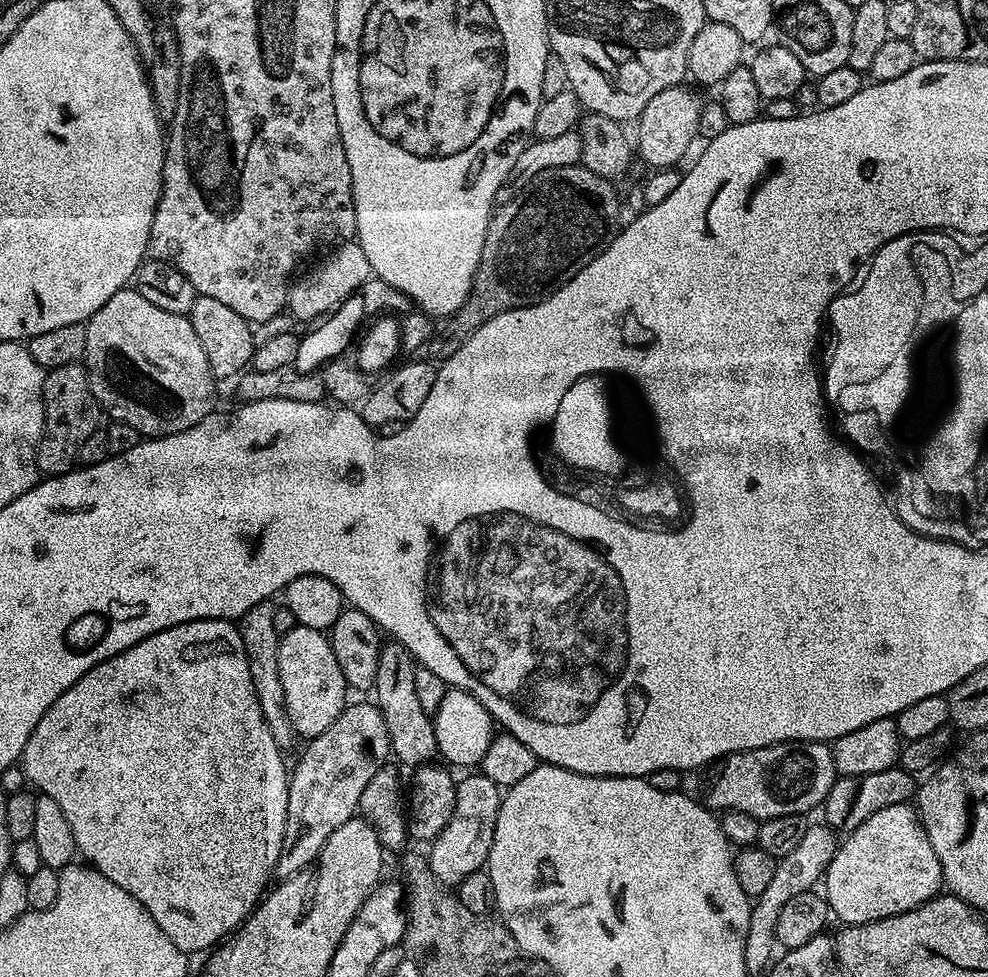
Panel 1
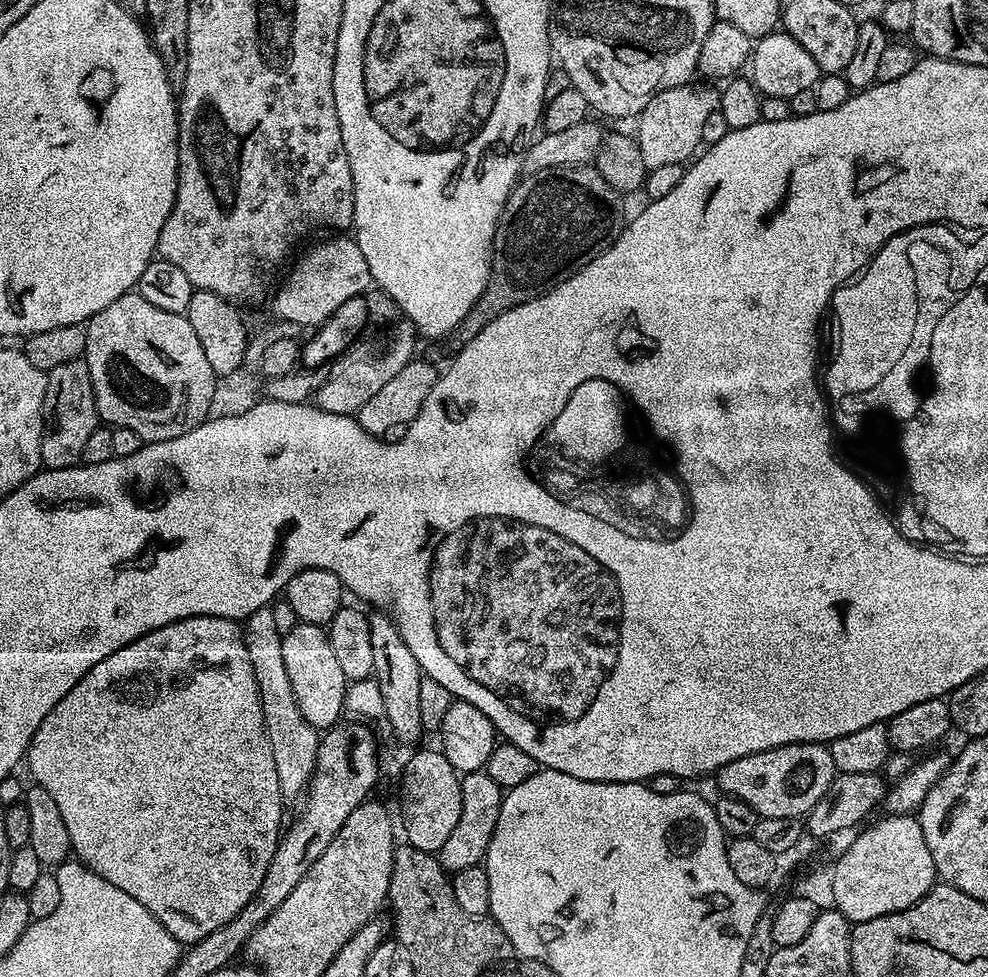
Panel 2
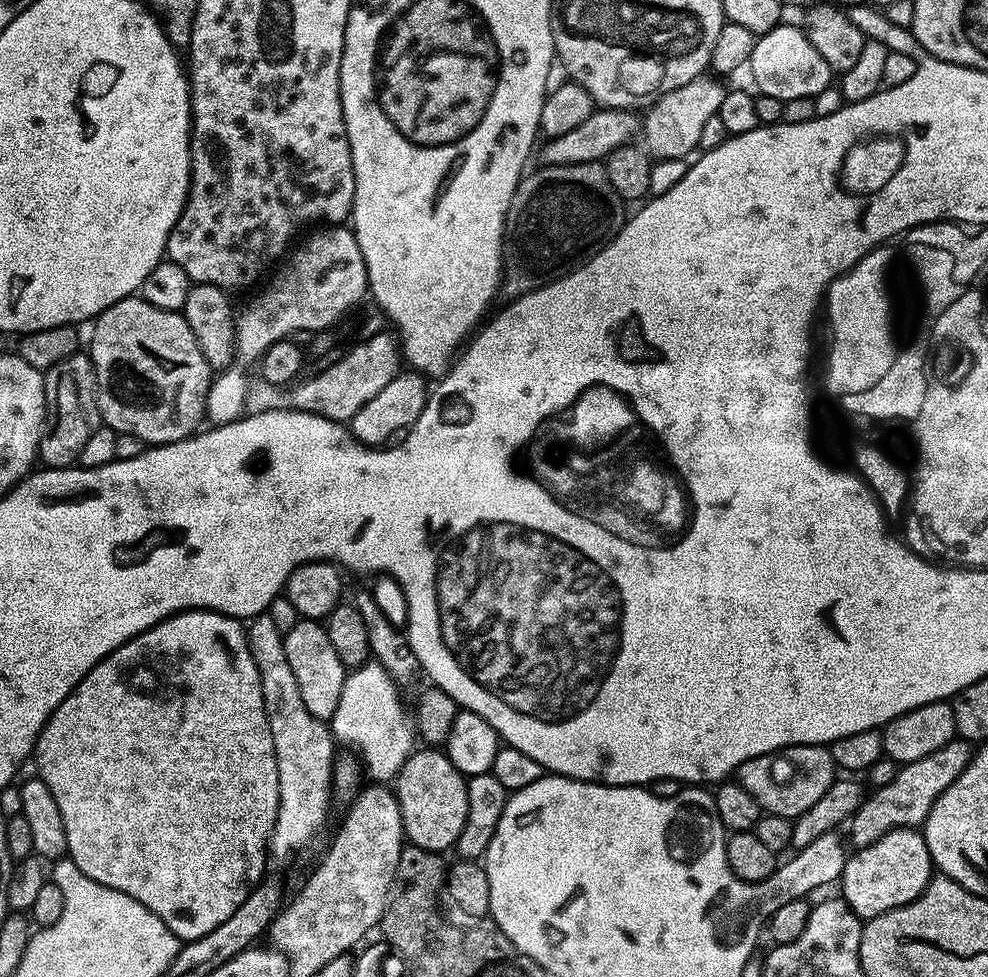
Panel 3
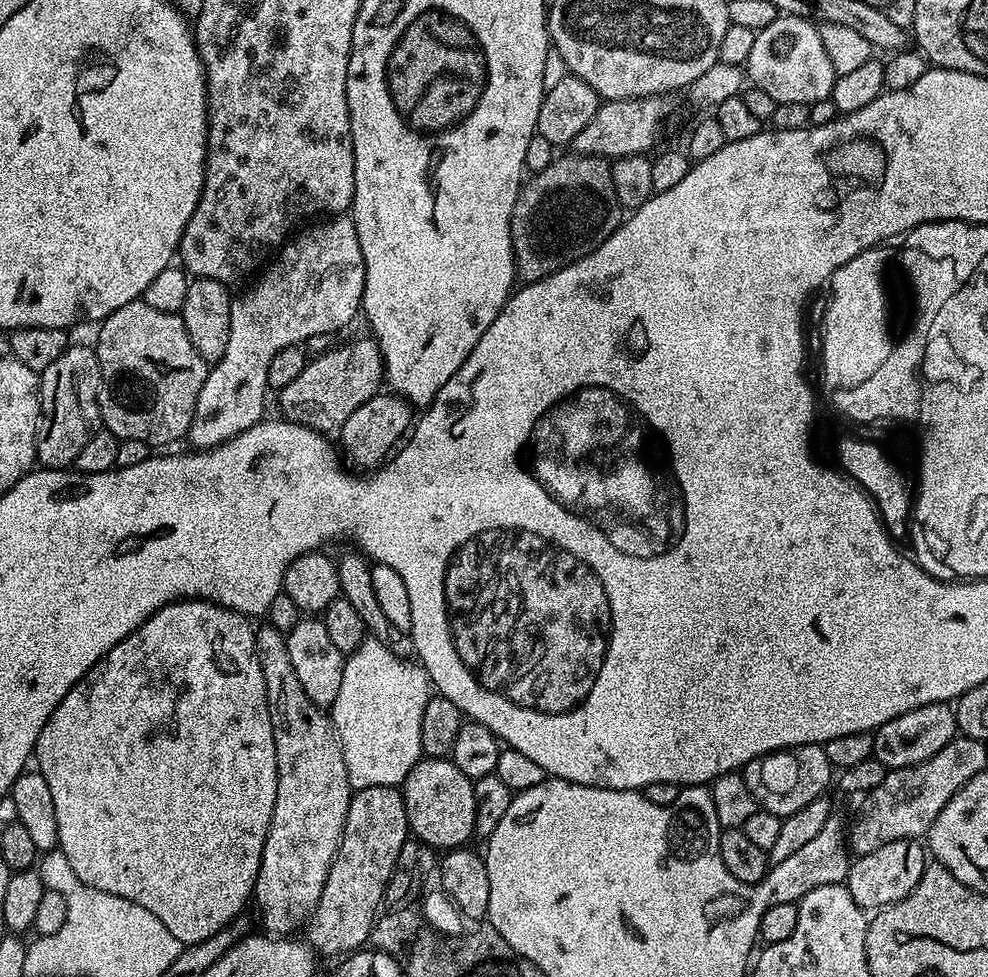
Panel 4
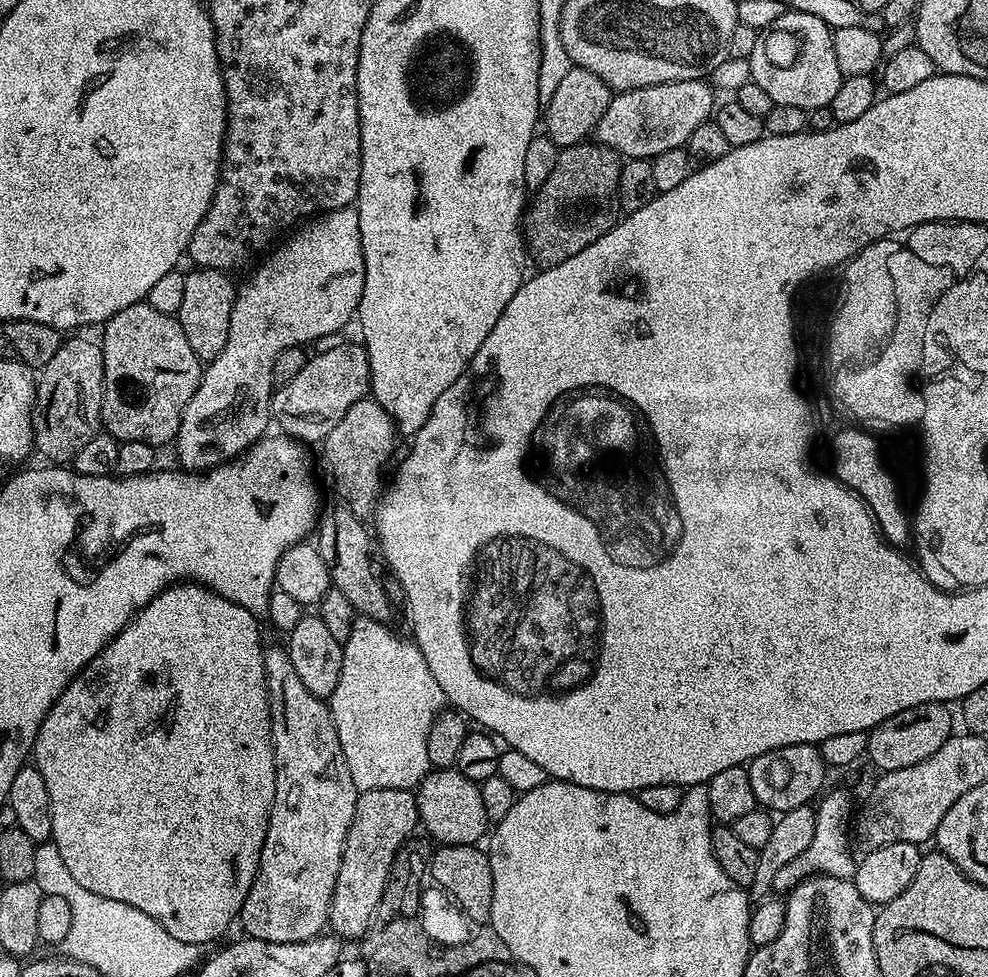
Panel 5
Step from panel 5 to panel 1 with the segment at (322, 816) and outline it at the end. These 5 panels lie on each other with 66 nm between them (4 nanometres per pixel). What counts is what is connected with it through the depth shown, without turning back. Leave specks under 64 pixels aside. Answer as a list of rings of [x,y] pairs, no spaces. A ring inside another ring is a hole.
[[[265,602],[246,610],[246,614],[238,621],[242,646],[246,650],[246,662],[250,662],[250,678],[254,678],[254,694],[258,694],[258,702],[262,706],[262,714],[270,726],[270,734],[274,734],[274,742],[281,750],[288,750],[298,740],[292,728],[290,718],[286,714],[284,695],[282,694],[282,678],[278,678],[278,650],[280,638],[278,630],[274,630],[274,610],[277,605]]]

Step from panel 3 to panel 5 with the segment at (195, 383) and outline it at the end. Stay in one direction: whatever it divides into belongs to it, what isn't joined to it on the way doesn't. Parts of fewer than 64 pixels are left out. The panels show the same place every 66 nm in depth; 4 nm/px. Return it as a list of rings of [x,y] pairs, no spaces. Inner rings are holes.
[[[147,302],[126,306],[118,314],[114,314],[103,325],[104,340],[104,401],[100,411],[100,422],[103,431],[109,432],[115,440],[146,442],[153,446],[171,445],[176,439],[182,414],[186,410],[186,402],[194,398],[194,390],[198,390],[202,375],[202,361],[190,350],[190,342],[186,342],[186,334],[182,334],[182,326],[176,316],[167,316],[154,310]]]

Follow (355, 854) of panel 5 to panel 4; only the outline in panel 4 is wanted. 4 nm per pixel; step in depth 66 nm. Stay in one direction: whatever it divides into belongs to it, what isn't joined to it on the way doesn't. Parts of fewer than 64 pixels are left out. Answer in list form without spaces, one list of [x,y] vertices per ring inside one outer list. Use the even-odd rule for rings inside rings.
[[[370,786],[353,791],[352,801],[346,814],[346,826],[336,856],[332,859],[326,886],[322,886],[318,906],[306,924],[307,943],[317,953],[325,952],[328,956],[334,955],[335,952],[347,954],[363,949],[369,943],[372,926],[376,923],[378,913],[381,911],[380,904],[385,903],[384,891],[390,882],[394,866],[398,862],[398,854],[404,851],[409,840],[410,831],[404,805],[404,793],[399,787]]]

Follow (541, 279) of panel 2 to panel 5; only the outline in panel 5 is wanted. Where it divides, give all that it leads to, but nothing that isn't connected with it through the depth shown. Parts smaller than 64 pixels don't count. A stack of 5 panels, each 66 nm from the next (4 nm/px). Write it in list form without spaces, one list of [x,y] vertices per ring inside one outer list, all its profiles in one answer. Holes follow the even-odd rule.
[[[595,142],[561,148],[558,155],[560,155],[560,161],[557,162],[556,169],[541,182],[540,189],[533,196],[531,193],[522,217],[524,247],[527,255],[531,259],[533,256],[540,266],[551,266],[558,262],[566,262],[566,258],[574,258],[574,254],[586,250],[590,242],[598,242],[602,234],[609,232],[618,223],[616,191],[622,157],[605,144]]]

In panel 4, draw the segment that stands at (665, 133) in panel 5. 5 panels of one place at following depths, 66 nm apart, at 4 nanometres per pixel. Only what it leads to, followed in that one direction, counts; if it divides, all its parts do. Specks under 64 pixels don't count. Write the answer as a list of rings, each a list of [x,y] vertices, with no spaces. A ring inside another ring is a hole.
[[[664,96],[604,100],[594,118],[590,118],[590,123],[572,140],[571,151],[582,156],[605,158],[651,153],[651,148],[655,146],[656,139],[664,128],[664,119],[668,116],[668,108],[664,102]]]

